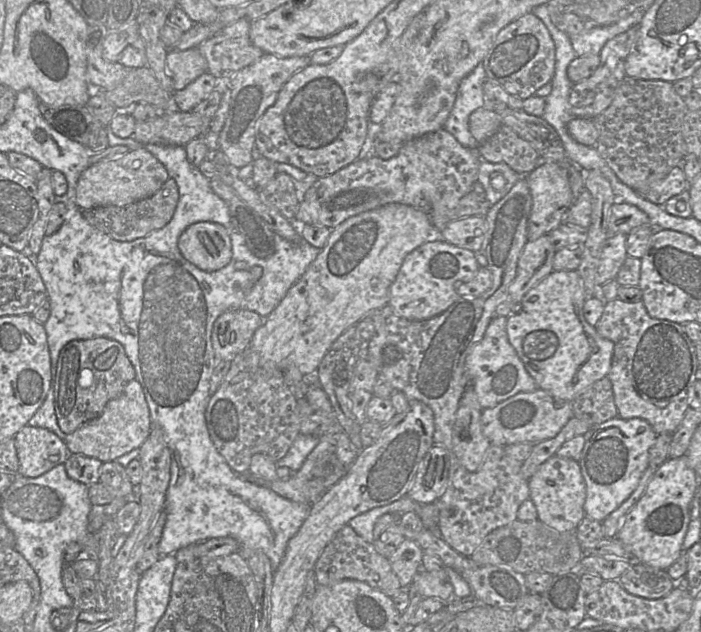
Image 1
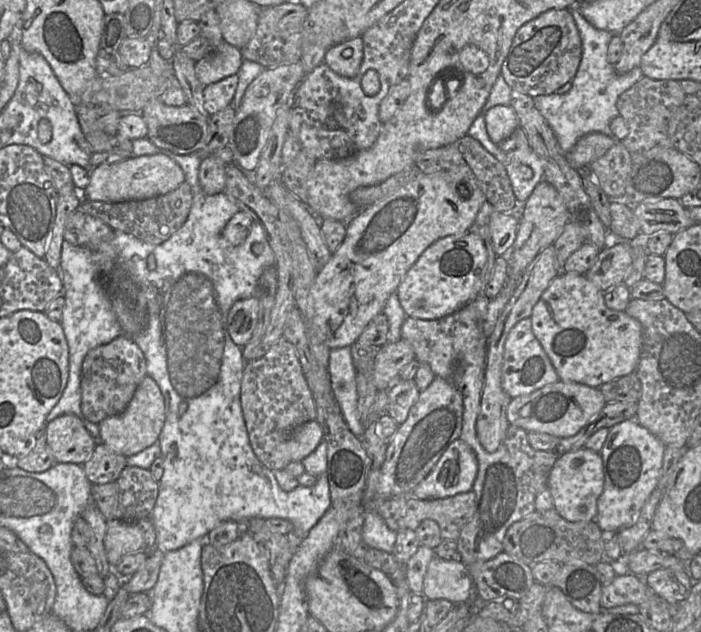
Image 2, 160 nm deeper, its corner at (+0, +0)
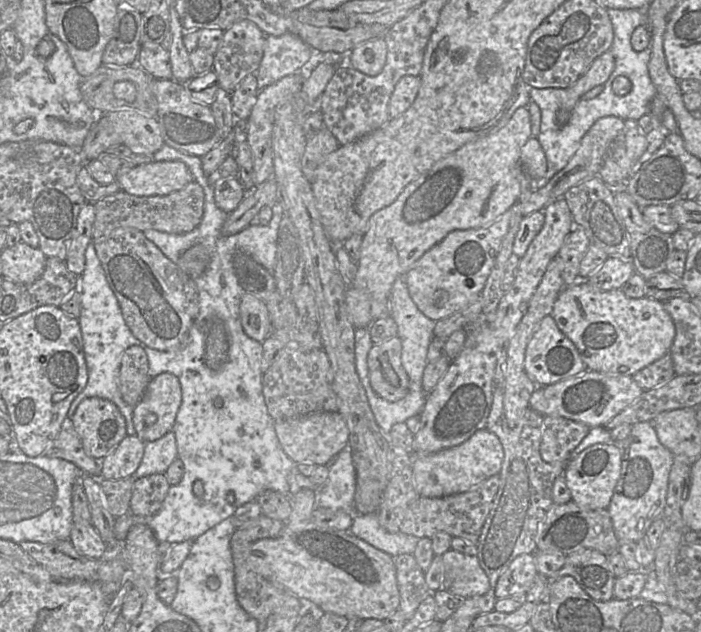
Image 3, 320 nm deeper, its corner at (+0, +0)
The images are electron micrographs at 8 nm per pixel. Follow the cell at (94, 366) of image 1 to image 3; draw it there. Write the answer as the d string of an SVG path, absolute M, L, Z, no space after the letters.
M132 345L121 356L118 388L122 400L133 406L142 398L150 381L148 359L143 347Z

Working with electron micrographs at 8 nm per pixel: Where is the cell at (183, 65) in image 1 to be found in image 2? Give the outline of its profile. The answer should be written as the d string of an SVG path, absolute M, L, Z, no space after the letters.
M222 42L201 60L195 62L195 73L203 86L237 75L242 63L239 48Z

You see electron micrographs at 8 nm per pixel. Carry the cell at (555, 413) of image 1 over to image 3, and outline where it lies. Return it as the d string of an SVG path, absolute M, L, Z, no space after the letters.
M587 370L555 384L538 387L529 399L529 406L543 416L563 417L595 428L604 426L633 403L644 391L632 376Z

